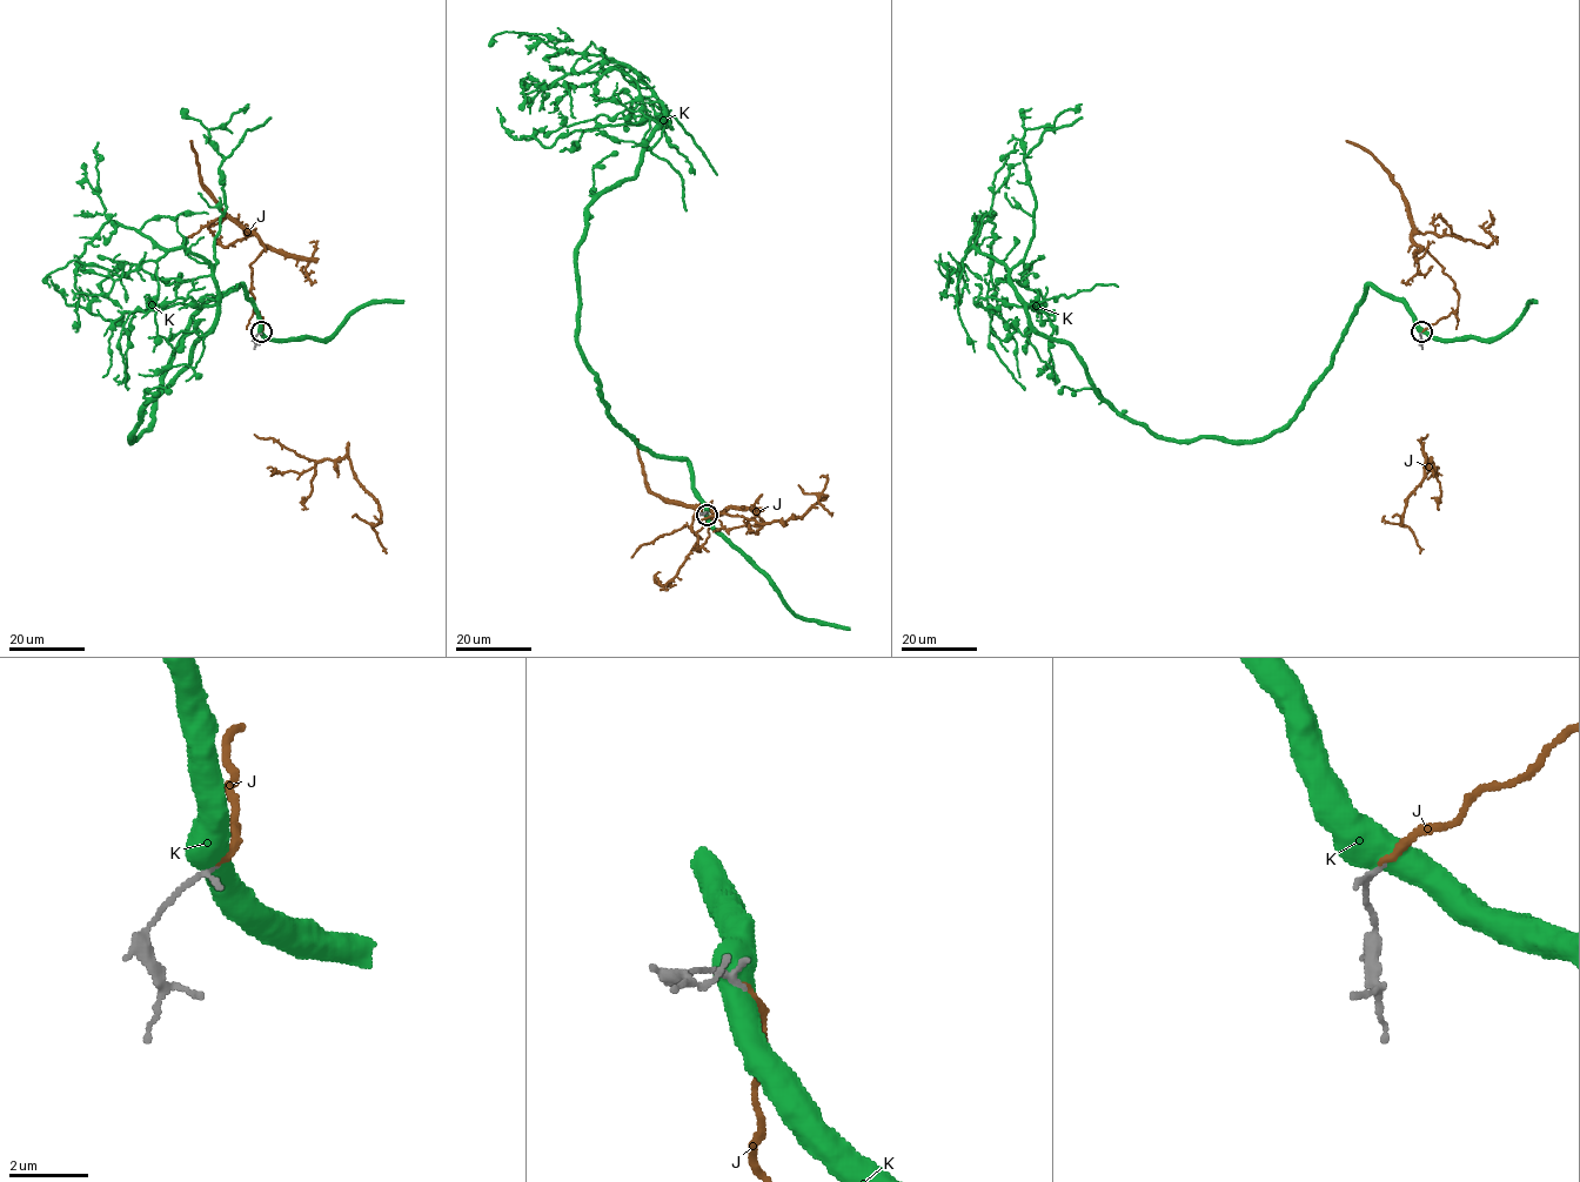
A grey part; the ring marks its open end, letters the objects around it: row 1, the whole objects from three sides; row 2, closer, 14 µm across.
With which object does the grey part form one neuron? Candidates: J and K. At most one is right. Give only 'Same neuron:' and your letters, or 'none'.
Same neuron: J

